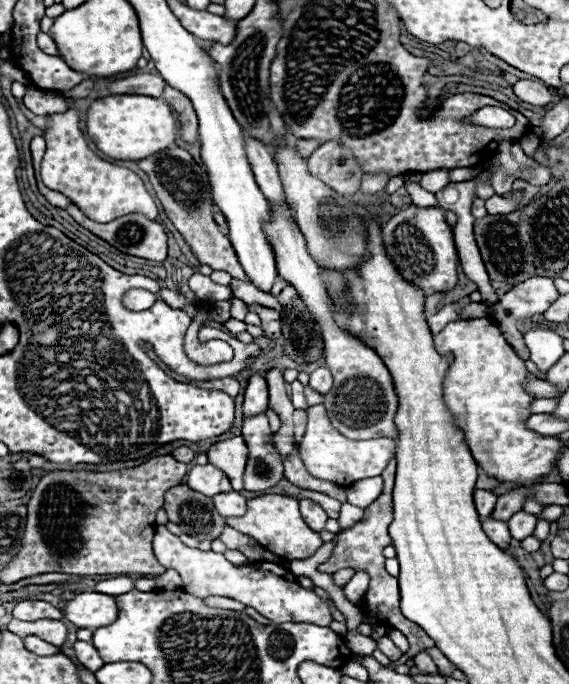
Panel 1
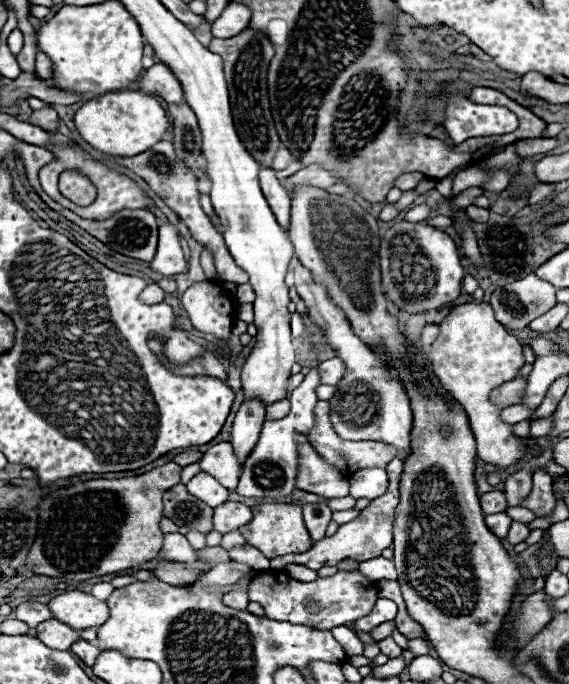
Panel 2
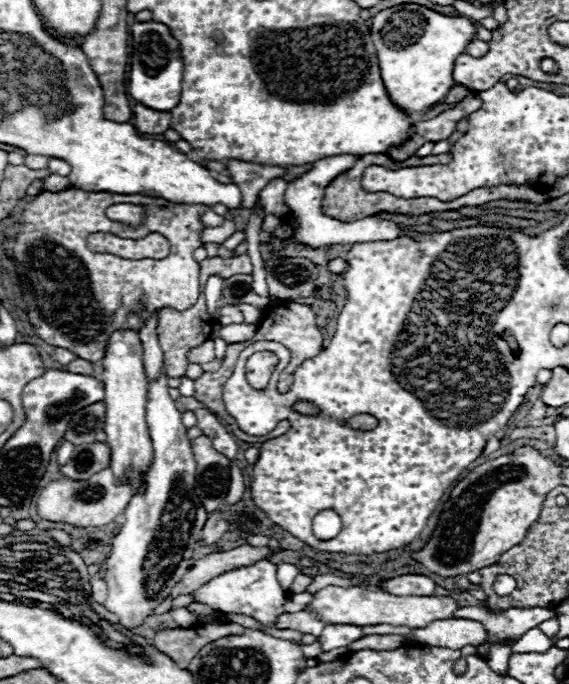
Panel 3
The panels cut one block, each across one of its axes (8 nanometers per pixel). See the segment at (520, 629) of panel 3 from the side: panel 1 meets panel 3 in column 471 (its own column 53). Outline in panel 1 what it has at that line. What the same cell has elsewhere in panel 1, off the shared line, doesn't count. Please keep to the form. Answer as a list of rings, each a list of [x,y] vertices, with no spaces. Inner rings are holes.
[[[24,600],[18,602],[14,606],[14,618],[18,620],[42,620],[42,618],[50,618],[50,620],[60,620],[62,612],[58,608],[54,608],[50,602],[42,602],[42,600]]]

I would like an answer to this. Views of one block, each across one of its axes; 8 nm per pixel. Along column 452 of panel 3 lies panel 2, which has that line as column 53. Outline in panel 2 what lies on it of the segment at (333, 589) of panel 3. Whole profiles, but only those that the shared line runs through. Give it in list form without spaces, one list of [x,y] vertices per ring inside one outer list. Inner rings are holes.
[[[66,592],[62,596],[56,596],[48,608],[52,608],[52,614],[72,626],[74,630],[82,632],[86,628],[98,628],[100,624],[104,624],[108,620],[108,604],[94,598],[92,594],[84,594],[84,592]]]

